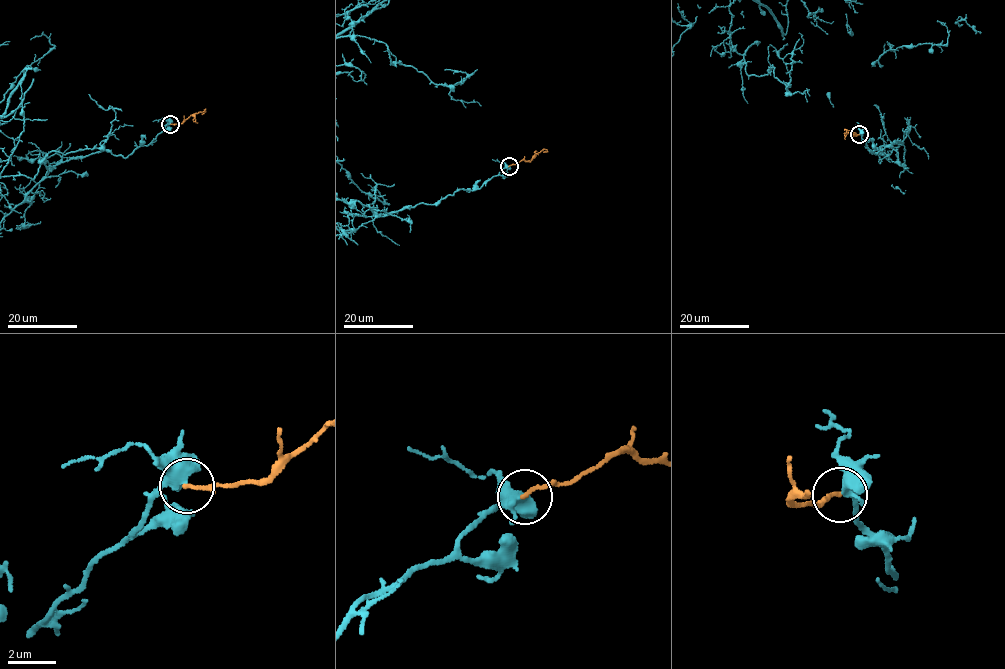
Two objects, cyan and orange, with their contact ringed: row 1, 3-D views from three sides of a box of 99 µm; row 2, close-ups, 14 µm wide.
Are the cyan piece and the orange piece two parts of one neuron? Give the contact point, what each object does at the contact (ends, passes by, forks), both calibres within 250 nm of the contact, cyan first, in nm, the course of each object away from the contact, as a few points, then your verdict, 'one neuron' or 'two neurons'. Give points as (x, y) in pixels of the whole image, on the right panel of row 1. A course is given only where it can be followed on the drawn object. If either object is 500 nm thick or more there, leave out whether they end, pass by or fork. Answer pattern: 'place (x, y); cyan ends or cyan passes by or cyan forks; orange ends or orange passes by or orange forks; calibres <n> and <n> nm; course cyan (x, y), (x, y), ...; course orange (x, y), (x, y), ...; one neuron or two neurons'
place (859, 134); cyan forks; orange ends; calibres 360 and 150 nm; course orange (859, 134), (852, 135), (855, 134), (844, 129), (846, 132); one neuron

